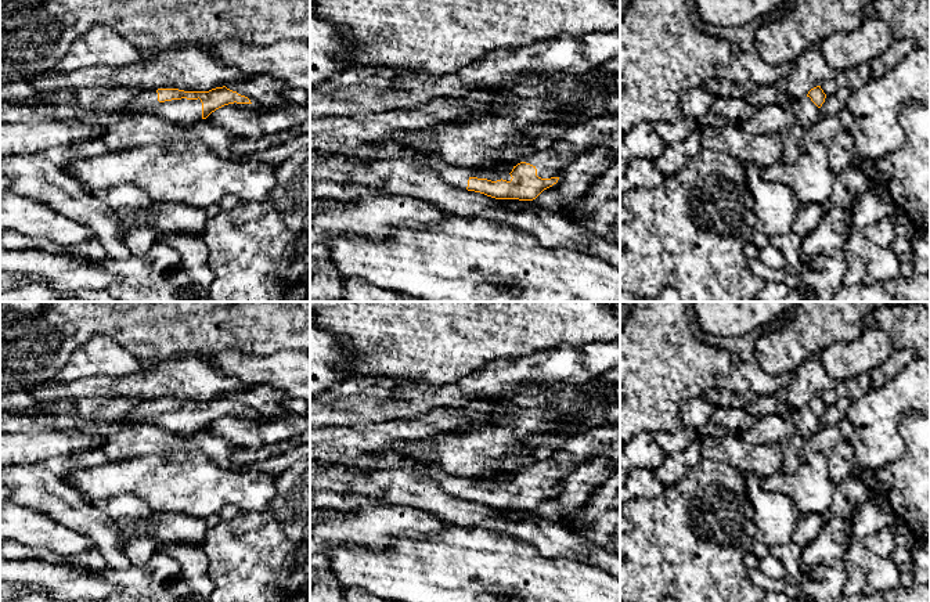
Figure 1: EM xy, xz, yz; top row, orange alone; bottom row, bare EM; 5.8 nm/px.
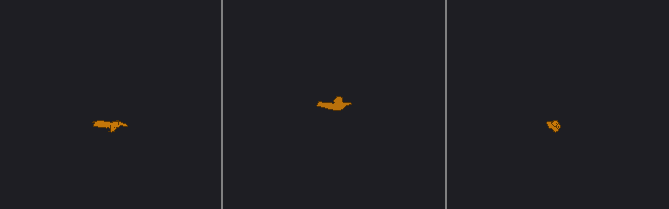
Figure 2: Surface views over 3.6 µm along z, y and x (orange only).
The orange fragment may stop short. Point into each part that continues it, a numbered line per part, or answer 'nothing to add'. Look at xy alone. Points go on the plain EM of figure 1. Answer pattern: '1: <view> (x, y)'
1: xy (183, 422)

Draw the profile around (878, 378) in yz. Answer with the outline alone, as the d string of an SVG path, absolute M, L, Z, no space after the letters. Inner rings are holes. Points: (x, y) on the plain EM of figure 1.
M894 349L888 360L868 372L872 387L882 387L890 378L897 375L911 360L916 358L916 353L911 349Z

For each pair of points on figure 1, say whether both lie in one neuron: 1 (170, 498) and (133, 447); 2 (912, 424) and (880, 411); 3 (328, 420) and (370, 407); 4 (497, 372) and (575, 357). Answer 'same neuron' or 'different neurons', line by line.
1: different neurons
2: different neurons
3: same neuron
4: same neuron

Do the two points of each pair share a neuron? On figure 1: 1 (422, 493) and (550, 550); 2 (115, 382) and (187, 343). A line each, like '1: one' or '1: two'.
1: one
2: two

